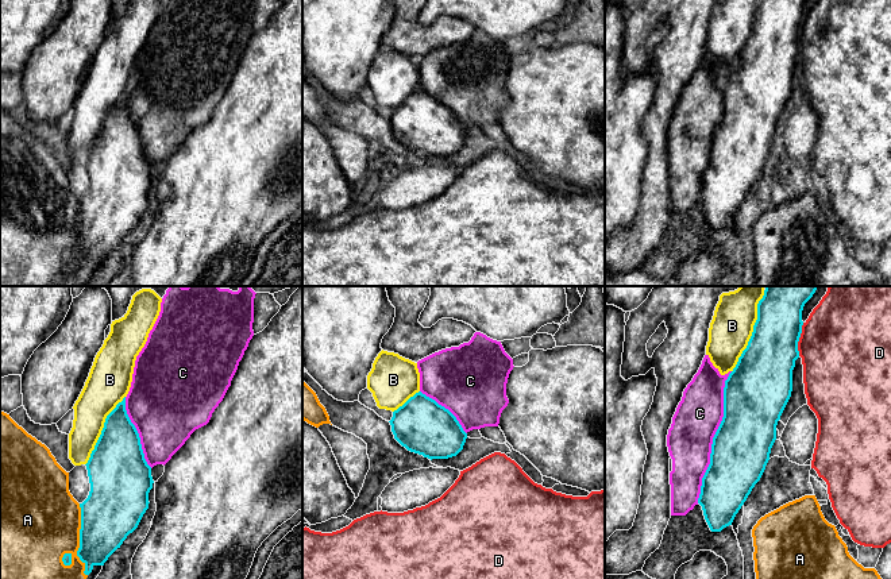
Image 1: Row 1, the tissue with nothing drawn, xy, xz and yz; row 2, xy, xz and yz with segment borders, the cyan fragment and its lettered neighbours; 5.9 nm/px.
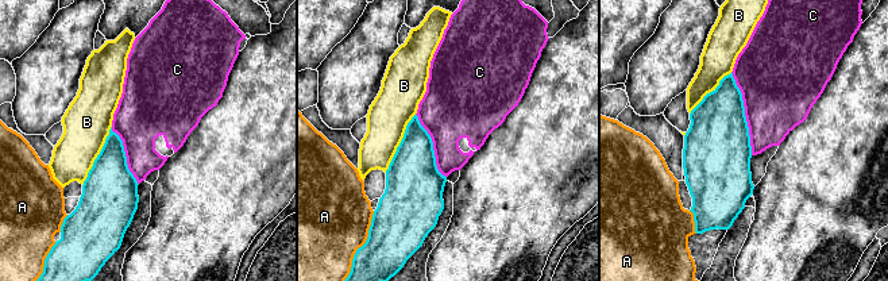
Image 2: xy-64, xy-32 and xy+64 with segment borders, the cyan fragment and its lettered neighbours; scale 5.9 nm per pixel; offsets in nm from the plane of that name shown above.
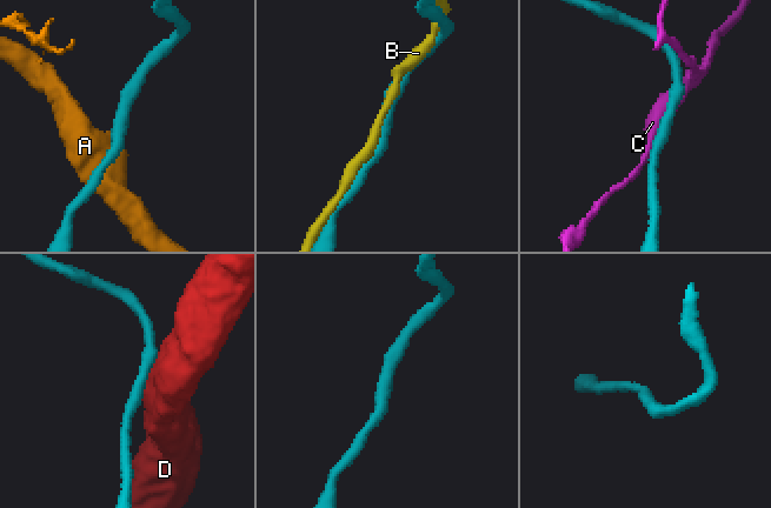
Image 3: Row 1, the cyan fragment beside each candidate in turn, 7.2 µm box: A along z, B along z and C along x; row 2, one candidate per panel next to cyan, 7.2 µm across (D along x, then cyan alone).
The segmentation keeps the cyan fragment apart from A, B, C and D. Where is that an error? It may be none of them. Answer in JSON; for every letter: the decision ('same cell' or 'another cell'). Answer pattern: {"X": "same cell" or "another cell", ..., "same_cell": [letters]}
{"A": "another cell", "B": "same cell", "C": "another cell", "D": "another cell", "same_cell": ["B"]}

